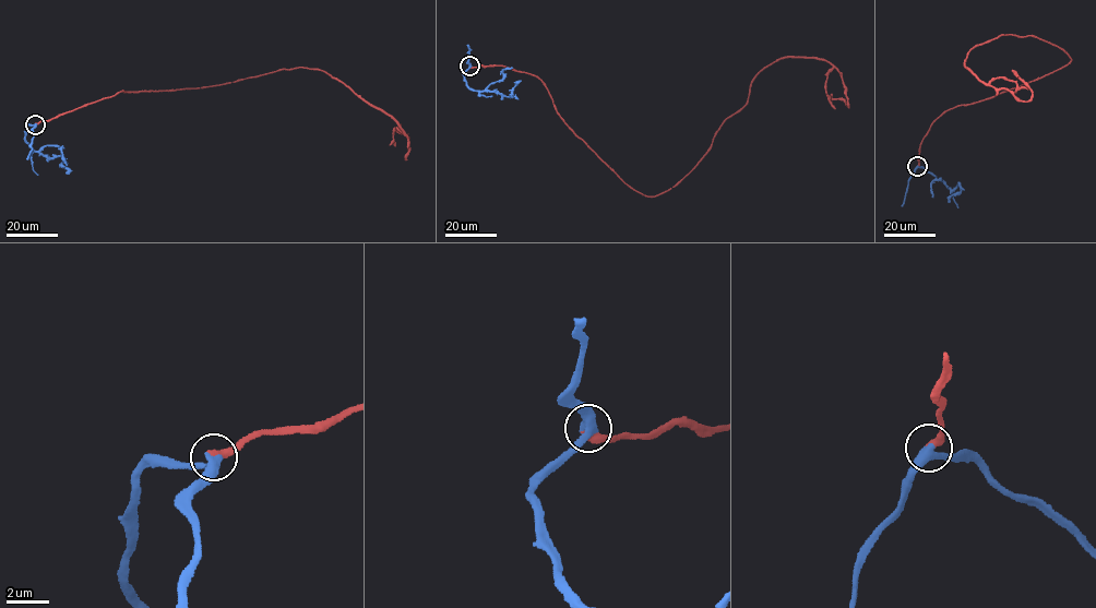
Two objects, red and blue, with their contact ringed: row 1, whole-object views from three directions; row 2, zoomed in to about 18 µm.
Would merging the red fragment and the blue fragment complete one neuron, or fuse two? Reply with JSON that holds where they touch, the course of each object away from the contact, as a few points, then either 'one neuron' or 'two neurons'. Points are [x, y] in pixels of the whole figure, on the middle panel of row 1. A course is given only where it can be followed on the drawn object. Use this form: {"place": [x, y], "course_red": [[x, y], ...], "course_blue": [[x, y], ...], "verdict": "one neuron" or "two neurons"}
{"place": [469, 66], "course_red": [[469, 66], [539, 78], [576, 135], [652, 197], [694, 167], [781, 58], [823, 59], [848, 107], [831, 94]], "course_blue": [[469, 66], [463, 74], [472, 88], [511, 96], [512, 87], [519, 82]], "verdict": "one neuron"}

